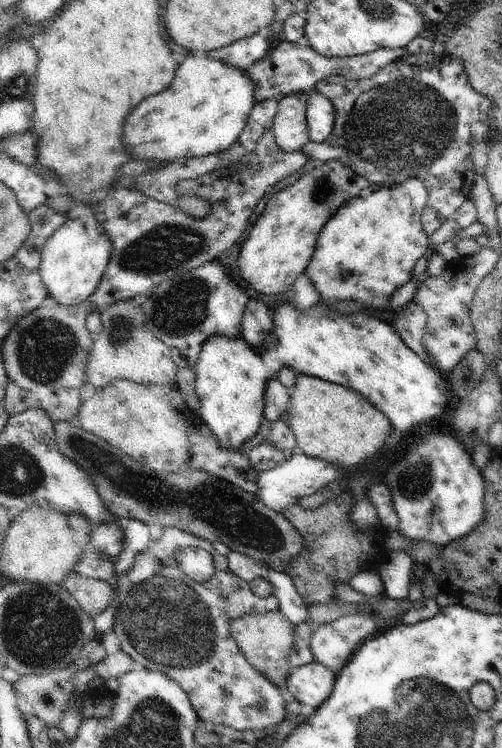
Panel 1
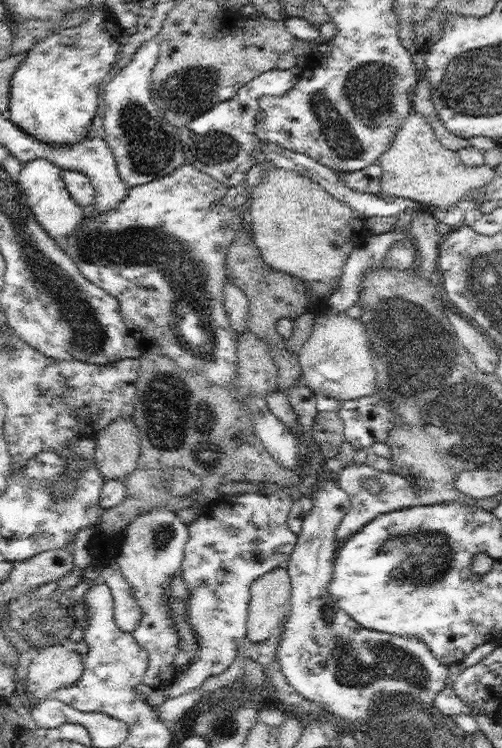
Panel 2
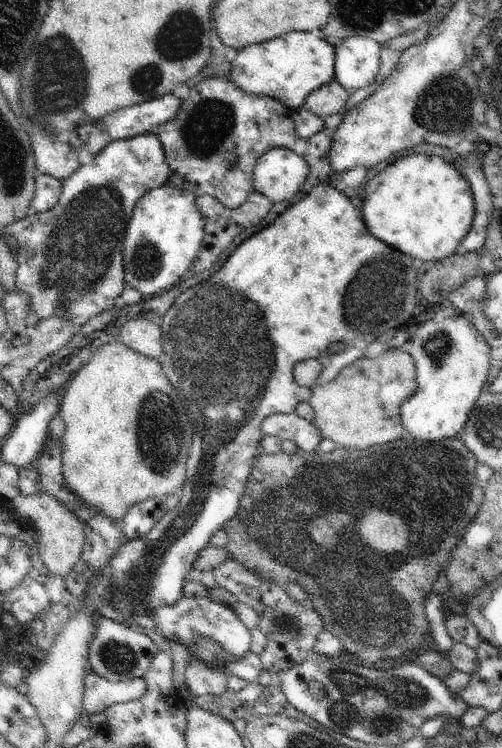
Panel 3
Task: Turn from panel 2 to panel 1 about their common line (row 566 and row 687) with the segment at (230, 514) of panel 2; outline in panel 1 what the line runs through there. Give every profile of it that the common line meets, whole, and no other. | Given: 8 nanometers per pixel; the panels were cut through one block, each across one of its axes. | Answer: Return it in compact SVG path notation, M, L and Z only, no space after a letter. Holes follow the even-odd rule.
M174 527L165 528L156 542L135 556L133 565L117 578L115 586L113 602L117 609L113 631L122 651L135 660L138 667L149 671L160 671L177 682L184 692L188 693L200 720L206 722L209 728L216 723L222 723L233 726L239 731L261 729L280 724L288 716L283 696L284 689L273 685L246 660L230 634L230 625L235 618L278 611L279 600L273 594L258 598L251 591L249 583L229 569L227 557L222 556L213 547L213 543ZM186 547L202 547L212 555L215 573L208 582L202 584L191 581L181 572L176 554Z

